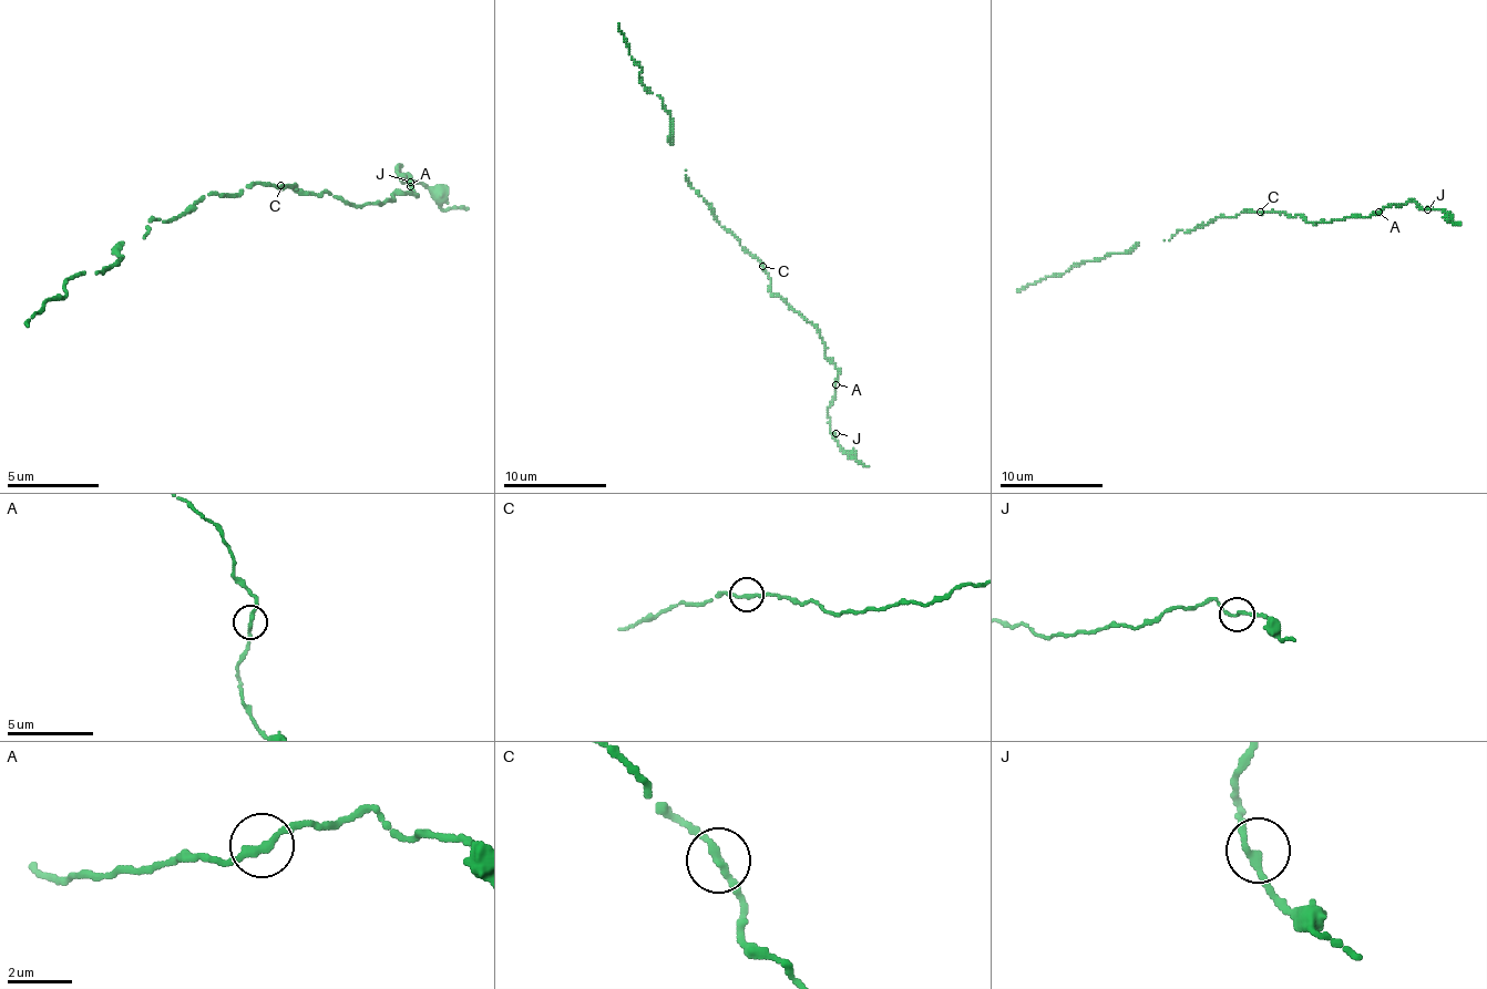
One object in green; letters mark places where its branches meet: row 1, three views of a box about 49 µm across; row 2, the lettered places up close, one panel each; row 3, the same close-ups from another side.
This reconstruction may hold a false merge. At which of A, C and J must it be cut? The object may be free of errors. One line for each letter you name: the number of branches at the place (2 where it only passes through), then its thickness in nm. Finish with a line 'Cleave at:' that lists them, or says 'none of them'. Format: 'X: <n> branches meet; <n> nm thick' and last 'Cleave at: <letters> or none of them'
Cleave at: none of them

